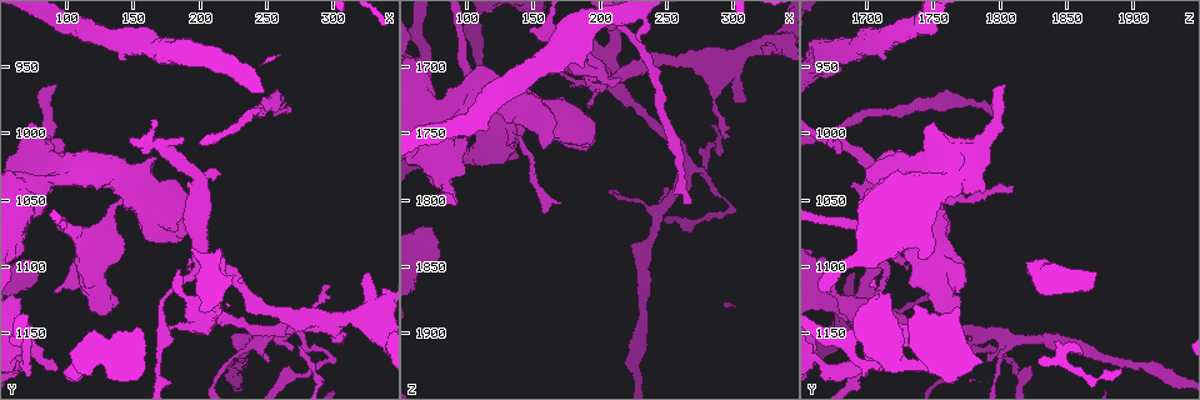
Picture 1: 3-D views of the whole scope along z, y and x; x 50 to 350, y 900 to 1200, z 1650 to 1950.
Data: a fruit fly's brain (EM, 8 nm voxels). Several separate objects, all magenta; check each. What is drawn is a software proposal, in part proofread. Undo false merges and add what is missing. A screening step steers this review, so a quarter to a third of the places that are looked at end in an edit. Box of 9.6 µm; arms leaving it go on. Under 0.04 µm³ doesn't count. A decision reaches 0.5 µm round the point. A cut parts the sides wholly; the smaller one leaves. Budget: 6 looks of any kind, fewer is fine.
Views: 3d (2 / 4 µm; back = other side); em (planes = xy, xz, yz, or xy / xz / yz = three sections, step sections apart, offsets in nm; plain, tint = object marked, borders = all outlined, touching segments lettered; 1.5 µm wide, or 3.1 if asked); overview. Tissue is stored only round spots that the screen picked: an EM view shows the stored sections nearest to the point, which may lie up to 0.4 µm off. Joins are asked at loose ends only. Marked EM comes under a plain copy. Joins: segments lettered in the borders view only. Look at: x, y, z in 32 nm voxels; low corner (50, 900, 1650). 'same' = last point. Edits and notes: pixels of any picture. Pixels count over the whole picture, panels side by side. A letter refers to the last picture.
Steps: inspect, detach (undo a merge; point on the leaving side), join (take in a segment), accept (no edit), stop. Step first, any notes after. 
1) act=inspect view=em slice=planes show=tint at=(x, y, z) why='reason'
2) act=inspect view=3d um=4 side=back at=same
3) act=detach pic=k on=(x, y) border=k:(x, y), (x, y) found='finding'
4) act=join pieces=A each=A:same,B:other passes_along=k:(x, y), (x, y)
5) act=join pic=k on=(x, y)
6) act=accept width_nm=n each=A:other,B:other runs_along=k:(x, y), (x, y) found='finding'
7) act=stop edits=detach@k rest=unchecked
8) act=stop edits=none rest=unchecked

act=inspect view=em slice=planes show=borders at=(268, 982, 1802) why='branch stops here'

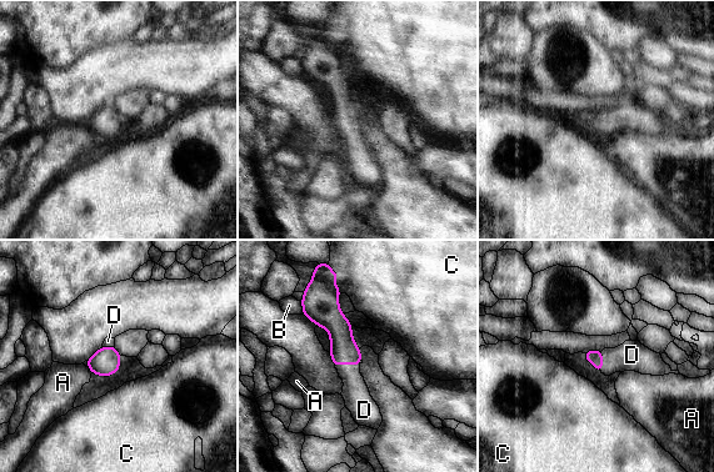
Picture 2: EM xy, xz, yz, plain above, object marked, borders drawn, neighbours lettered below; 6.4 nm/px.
act=join pieces=D each=A:other,B:other,C:other,D:same passes_along=2:(343, 350), (346, 363), (355, 392) found='it goes on there'

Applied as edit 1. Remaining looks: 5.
act=inspect view=3d um=2 at=(232, 952, 1680) why='an open end'

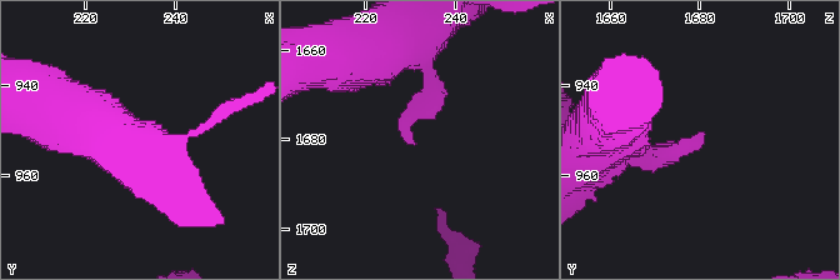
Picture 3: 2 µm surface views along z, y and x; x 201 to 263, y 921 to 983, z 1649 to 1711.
act=inspect view=em slice=planes show=borders at=(231, 950, 1681) why='shape alone is not enough'

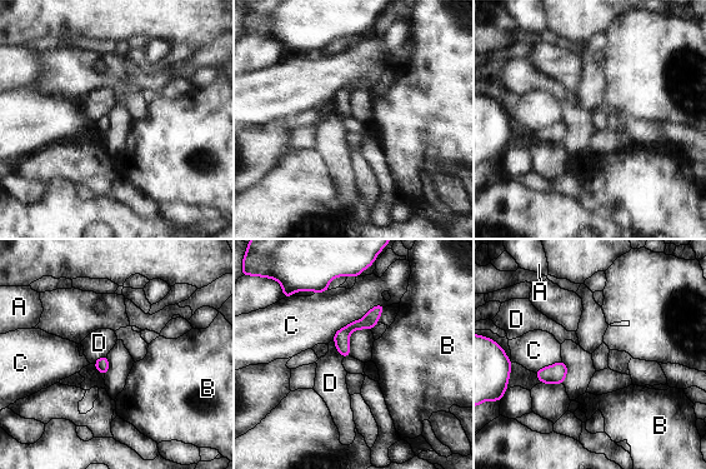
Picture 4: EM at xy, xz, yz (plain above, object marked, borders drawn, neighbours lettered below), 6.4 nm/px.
act=accept each=A:other,B:other,C:other,D:other runs_along=4:(380, 308), (344, 334), (345, 353) found='none of them fits'

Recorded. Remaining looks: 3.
act=inspect view=em slice=xy step=4 show=borders at=(132, 1058, 1750) why='sudden change in width'

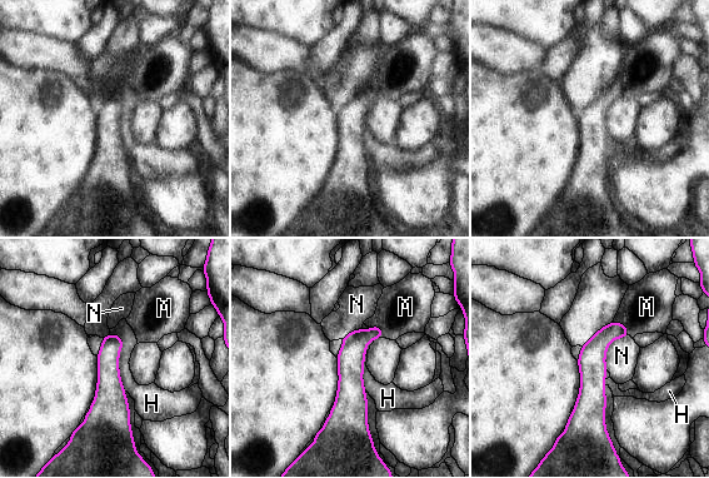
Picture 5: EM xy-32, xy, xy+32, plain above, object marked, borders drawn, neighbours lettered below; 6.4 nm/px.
act=accept each=H:other,M:other,N:other found='all the same cell'

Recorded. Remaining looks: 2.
act=stop edits=join@2 rest=unchecked

